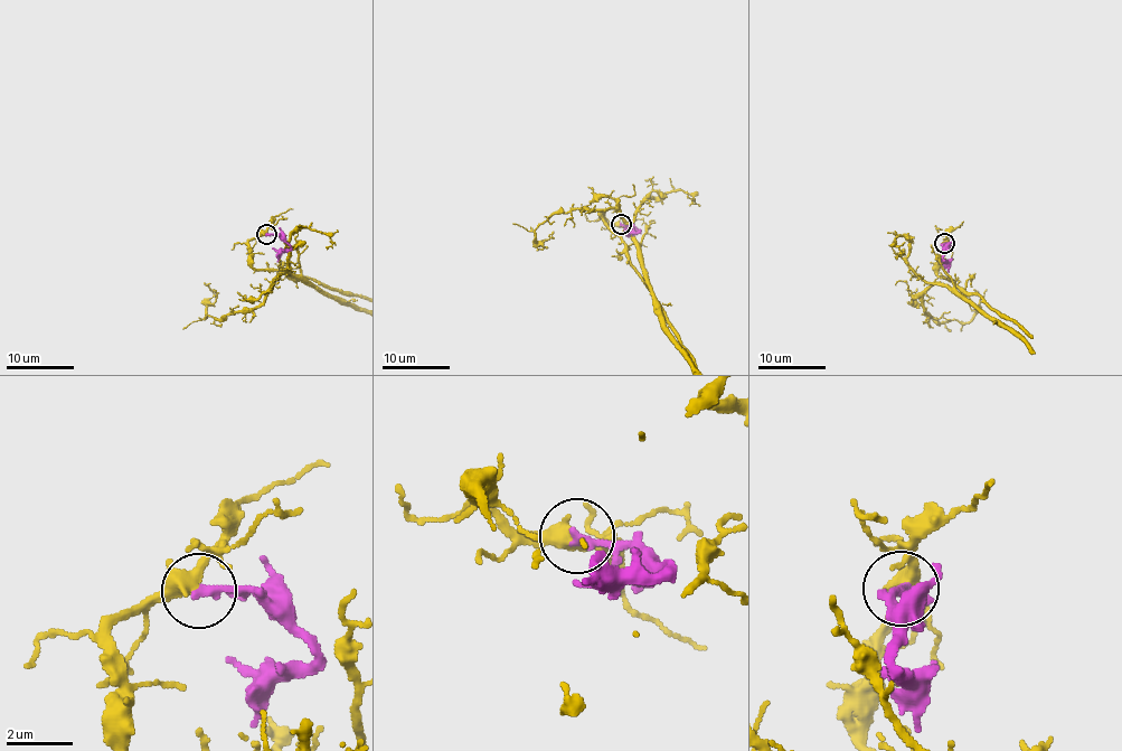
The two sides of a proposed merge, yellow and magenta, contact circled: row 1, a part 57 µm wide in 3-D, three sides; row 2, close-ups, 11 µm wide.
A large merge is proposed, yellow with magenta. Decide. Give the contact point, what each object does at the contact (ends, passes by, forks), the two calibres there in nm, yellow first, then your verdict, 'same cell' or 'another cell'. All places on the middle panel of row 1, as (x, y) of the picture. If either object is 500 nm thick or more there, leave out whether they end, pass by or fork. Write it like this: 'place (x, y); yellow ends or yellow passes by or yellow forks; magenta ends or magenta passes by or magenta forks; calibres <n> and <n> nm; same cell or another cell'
place (621, 224); yellow passes by; magenta ends; calibres 440 and 280 nm; another cell

